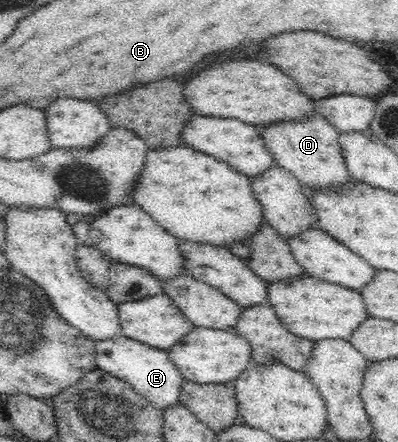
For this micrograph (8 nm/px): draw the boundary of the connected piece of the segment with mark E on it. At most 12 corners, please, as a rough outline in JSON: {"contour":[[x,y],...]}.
{"contour":[[119,335],[97,341],[97,368],[166,410],[186,379],[168,350]]}

